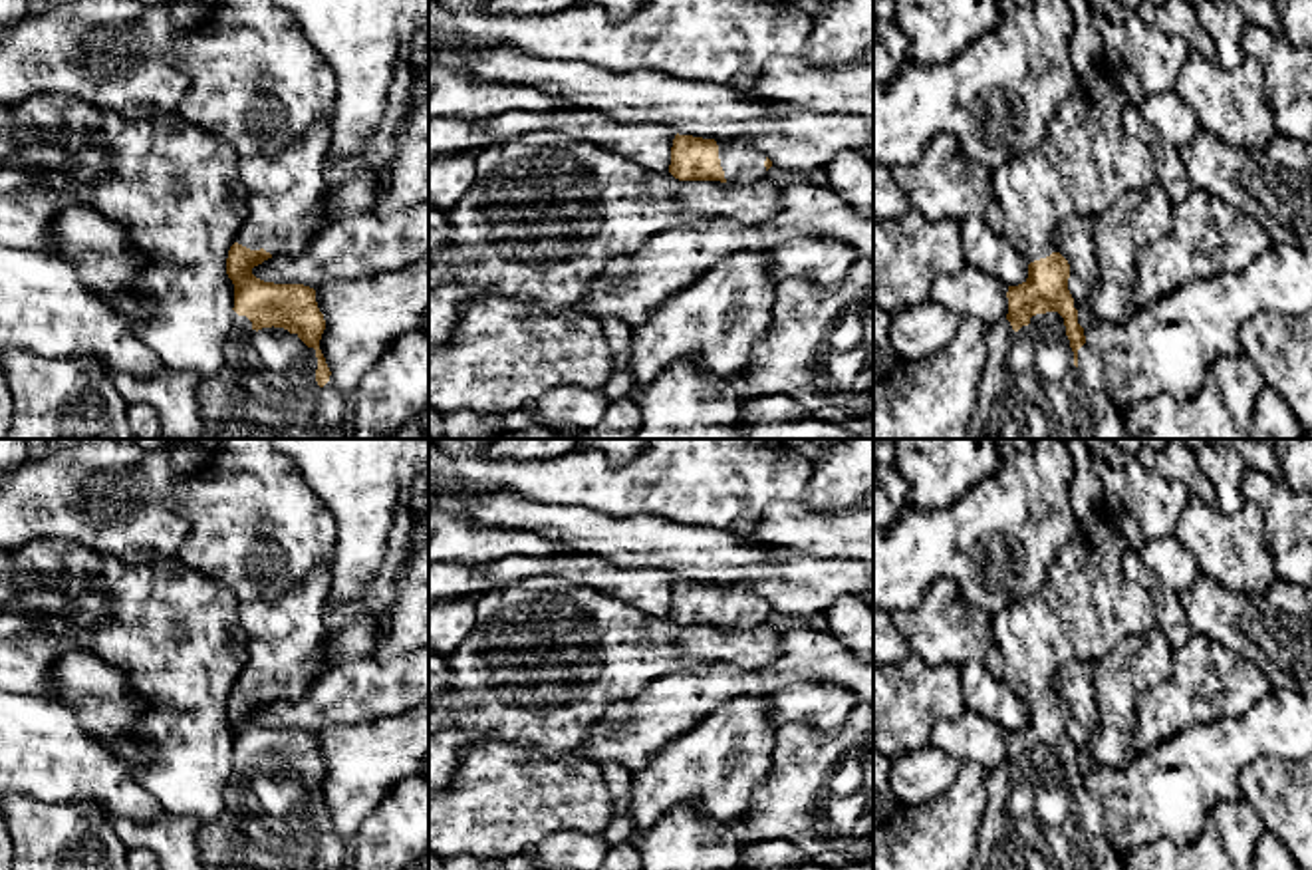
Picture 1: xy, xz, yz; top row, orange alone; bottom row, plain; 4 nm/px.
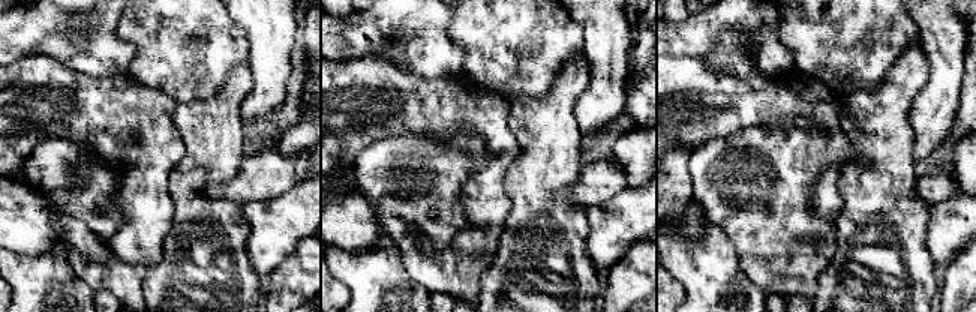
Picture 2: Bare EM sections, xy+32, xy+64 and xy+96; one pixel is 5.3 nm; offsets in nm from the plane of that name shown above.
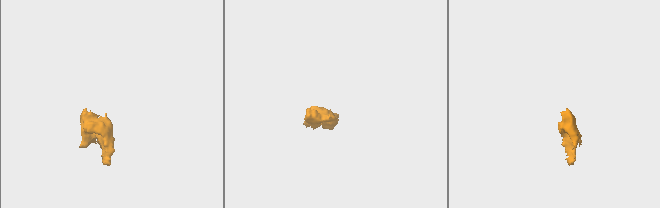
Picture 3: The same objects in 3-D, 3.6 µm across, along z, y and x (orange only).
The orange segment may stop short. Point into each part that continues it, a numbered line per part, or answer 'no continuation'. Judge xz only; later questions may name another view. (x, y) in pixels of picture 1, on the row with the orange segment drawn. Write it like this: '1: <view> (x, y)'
1: xz (739, 161)

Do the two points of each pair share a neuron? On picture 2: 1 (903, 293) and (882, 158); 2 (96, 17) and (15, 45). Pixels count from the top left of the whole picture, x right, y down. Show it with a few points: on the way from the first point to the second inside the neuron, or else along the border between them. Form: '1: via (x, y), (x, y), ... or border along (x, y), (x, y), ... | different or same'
1: via (915, 261), (910, 218), (886, 192) | same
2: via (77, 33), (35, 33) | same

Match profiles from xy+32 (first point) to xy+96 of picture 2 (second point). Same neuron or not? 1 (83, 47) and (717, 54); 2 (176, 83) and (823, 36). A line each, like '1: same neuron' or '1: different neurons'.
1: different neurons
2: same neuron

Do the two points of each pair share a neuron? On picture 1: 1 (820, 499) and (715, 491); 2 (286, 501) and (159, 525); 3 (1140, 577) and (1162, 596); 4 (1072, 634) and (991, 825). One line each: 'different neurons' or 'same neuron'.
1: different neurons
2: different neurons
3: same neuron
4: same neuron

